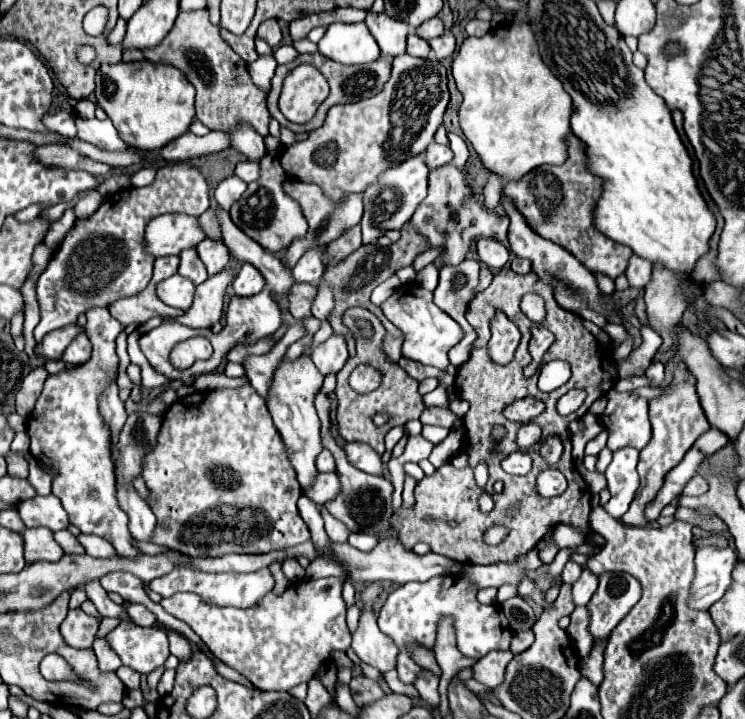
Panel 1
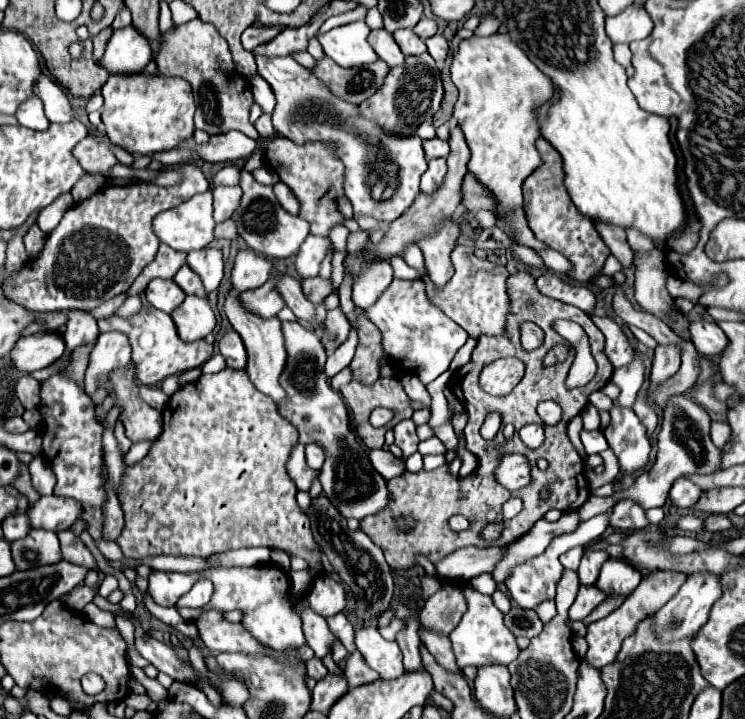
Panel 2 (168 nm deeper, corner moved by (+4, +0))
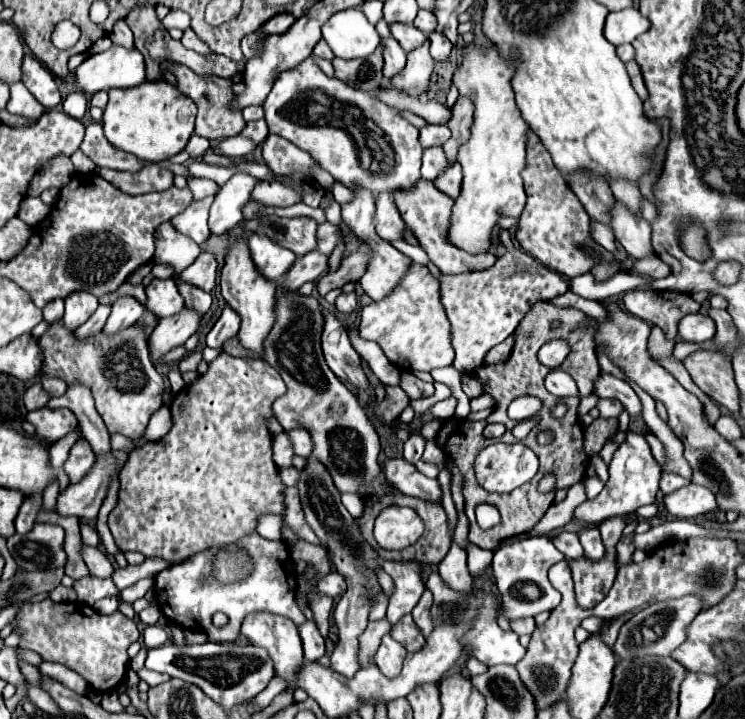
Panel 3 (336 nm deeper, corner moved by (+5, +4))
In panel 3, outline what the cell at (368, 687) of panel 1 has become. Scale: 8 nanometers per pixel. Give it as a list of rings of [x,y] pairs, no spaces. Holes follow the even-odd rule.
[[[380,619],[380,621],[370,621],[366,631],[360,635],[360,665],[366,667],[368,665],[368,659],[376,653],[380,641],[382,641],[382,635],[390,631],[390,623],[388,619]]]

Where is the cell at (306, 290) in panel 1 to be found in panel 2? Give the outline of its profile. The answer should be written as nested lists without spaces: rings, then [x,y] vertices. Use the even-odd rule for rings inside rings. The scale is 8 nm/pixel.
[[[321,277],[303,279],[303,281],[301,281],[301,287],[303,287],[305,297],[307,297],[311,303],[315,303],[315,305],[323,303],[323,299],[333,291],[331,281],[325,281],[325,279],[321,279]]]

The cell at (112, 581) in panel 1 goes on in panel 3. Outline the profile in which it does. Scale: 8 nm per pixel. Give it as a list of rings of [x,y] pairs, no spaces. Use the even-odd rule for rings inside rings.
[[[92,575],[74,581],[74,591],[78,595],[78,601],[86,603],[90,607],[102,597],[118,595],[118,589],[116,589],[112,579],[98,579],[98,577],[92,577]]]

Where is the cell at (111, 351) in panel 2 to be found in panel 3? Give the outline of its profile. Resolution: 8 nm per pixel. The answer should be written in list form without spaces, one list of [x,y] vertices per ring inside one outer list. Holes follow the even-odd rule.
[[[118,297],[114,303],[112,303],[112,313],[106,321],[106,327],[104,331],[108,333],[116,333],[116,331],[122,331],[124,327],[136,323],[144,313],[144,307],[138,299],[134,297]]]

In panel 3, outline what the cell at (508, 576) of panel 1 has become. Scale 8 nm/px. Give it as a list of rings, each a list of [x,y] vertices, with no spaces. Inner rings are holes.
[[[628,431],[626,441],[618,447],[618,451],[612,457],[608,471],[610,471],[610,479],[604,485],[602,493],[594,501],[584,501],[580,507],[576,507],[574,519],[580,521],[580,525],[598,525],[612,515],[632,515],[632,513],[636,513],[638,507],[654,503],[656,493],[660,489],[658,483],[660,483],[662,469],[656,463],[656,459],[652,457],[650,445],[646,443],[642,433]]]

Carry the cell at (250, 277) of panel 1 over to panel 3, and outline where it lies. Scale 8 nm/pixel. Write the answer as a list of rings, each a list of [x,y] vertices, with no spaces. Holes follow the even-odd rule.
[[[252,233],[248,237],[248,245],[250,245],[256,267],[260,269],[260,273],[264,277],[268,277],[272,281],[278,281],[280,277],[284,277],[296,261],[296,255],[290,249],[280,247],[266,235]]]

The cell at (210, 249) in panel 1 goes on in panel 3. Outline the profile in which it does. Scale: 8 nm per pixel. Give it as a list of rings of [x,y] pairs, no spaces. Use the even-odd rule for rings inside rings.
[[[200,253],[198,259],[190,267],[186,267],[178,277],[180,277],[180,281],[210,293],[216,285],[216,271],[218,271],[218,263],[216,263],[214,255]]]

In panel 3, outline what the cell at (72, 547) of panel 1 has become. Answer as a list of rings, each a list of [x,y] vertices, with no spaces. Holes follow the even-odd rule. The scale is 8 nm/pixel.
[[[84,545],[84,549],[82,549],[82,557],[84,557],[84,563],[88,565],[88,571],[90,571],[92,575],[102,577],[102,579],[112,577],[114,567],[112,567],[110,559],[108,559],[100,549],[90,547],[90,545]]]

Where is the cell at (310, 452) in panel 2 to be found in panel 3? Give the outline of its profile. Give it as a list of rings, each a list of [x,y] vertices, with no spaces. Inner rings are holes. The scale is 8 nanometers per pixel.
[[[302,427],[290,429],[288,437],[292,441],[292,449],[294,449],[296,455],[308,457],[312,453],[312,437],[310,437],[310,433],[306,429],[302,429]]]

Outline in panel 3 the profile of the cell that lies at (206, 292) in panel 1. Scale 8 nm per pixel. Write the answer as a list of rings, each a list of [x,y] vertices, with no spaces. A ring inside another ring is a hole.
[[[186,309],[168,319],[160,319],[160,323],[156,325],[156,329],[148,339],[152,359],[160,363],[162,355],[166,355],[178,345],[184,345],[186,339],[198,331],[198,327],[200,327],[200,317],[194,315],[194,311]]]

